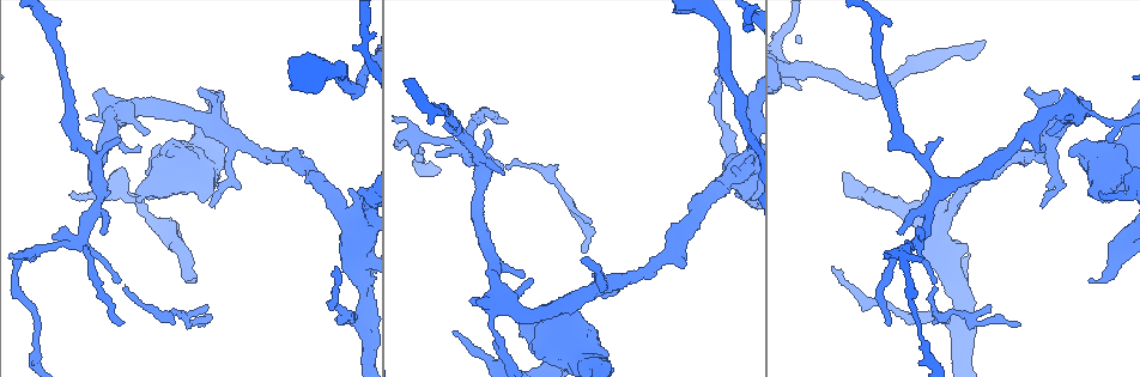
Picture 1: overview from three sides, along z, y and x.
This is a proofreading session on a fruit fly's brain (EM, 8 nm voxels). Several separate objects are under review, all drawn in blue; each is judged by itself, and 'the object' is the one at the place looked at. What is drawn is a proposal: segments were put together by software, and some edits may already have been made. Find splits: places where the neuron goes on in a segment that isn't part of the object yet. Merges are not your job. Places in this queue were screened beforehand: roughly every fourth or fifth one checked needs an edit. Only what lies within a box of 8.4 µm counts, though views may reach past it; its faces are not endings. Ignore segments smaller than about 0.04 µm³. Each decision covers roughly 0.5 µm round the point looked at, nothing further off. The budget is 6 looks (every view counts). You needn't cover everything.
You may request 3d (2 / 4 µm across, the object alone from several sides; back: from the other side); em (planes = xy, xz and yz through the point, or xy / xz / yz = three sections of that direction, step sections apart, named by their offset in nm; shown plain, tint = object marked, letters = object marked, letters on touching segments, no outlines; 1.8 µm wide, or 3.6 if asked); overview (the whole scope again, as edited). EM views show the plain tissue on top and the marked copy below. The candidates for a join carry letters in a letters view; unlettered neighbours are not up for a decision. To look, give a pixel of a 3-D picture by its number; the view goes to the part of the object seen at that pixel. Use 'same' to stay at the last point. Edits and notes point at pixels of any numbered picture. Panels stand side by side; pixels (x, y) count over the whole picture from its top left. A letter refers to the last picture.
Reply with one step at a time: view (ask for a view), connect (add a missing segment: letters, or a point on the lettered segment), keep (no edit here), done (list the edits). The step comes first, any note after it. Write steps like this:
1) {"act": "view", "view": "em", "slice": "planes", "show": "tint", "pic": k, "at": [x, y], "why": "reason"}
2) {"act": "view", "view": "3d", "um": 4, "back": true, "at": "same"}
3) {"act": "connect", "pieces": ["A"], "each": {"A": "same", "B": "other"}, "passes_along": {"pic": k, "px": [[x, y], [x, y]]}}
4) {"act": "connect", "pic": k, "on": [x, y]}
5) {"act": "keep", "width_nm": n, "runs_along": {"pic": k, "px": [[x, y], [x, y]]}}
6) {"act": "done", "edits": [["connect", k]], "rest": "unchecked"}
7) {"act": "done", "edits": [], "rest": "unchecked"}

{"act": "view", "view": "3d", "um": 2, "pic": 1, "at": [1098, 192]}

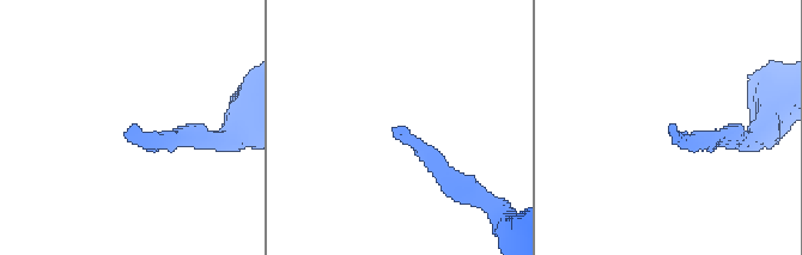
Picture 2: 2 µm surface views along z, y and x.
{"act": "view", "view": "em", "slice": "xz", "step": 8, "show": "tint", "pic": 2, "at": [404, 127]}

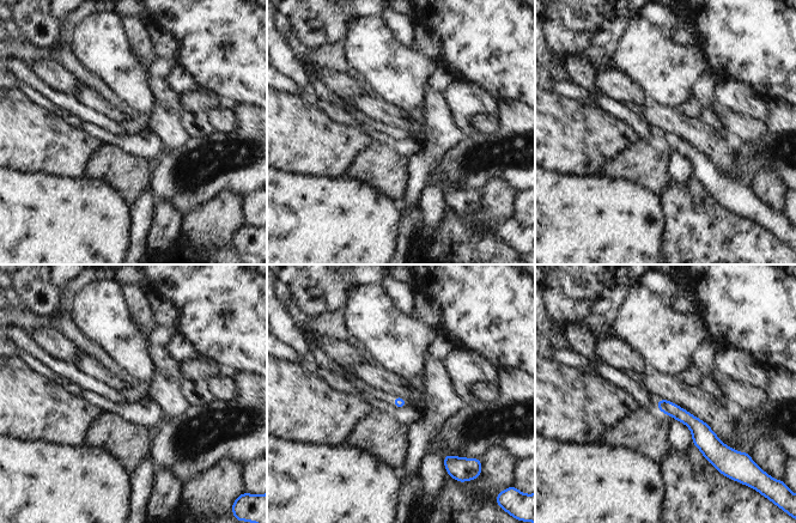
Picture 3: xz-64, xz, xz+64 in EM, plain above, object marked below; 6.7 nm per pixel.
{"act": "view", "view": "em", "slice": "planes", "show": "letters", "at": "same"}

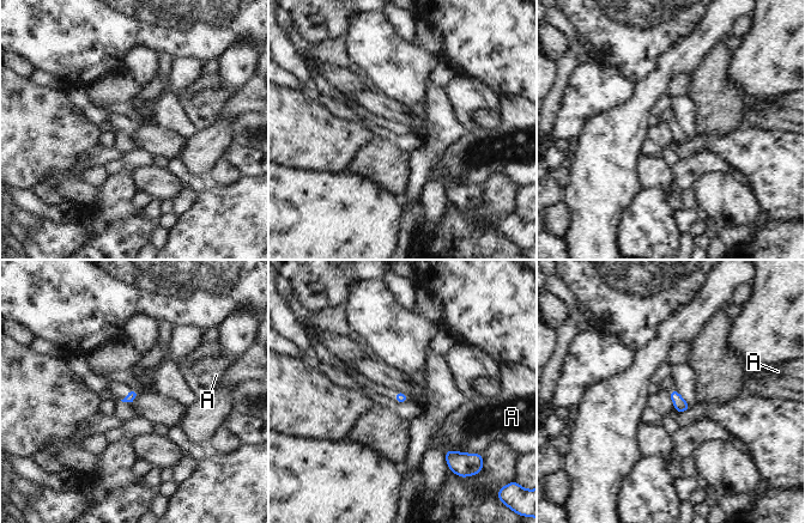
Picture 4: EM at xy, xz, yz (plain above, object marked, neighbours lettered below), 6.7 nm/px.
{"act": "keep", "each": {"A": "other"}, "found": "no lettered segment goes on from it"}

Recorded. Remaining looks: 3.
{"act": "view", "view": "em", "slice": "xz", "step": 16, "show": "tint", "pic": 1, "at": [1066, 94], "why": "thick end"}

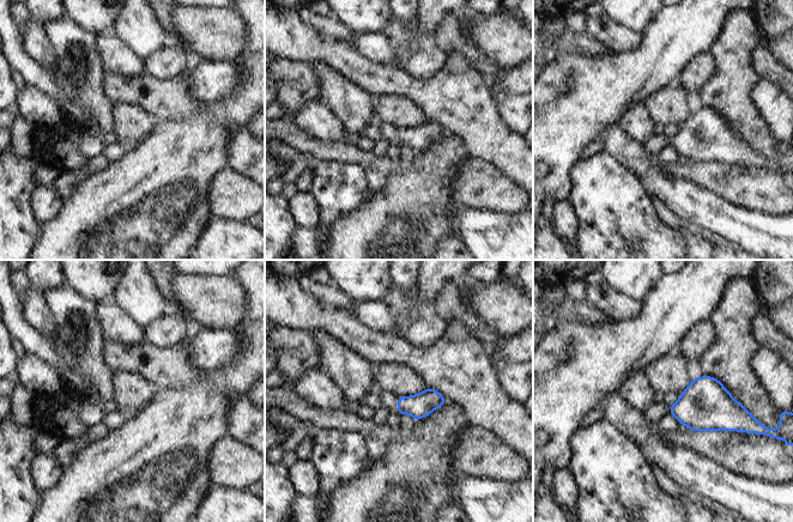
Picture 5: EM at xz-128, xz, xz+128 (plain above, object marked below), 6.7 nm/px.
{"act": "view", "view": "em", "slice": "xz", "step": 16, "show": "letters", "at": "same", "why": "what lies round it"}

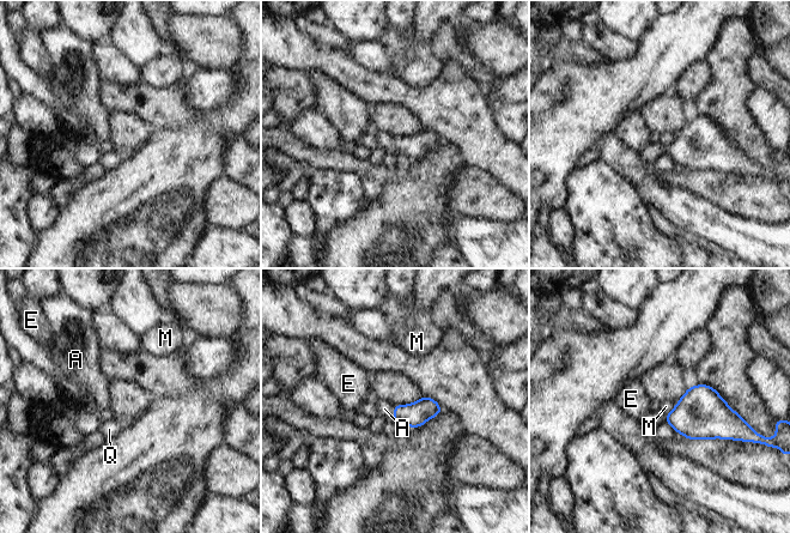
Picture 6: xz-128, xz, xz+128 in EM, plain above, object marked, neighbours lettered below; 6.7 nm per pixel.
{"act": "connect", "pieces": ["A"], "each": {"A": "same", "E": "other", "M": "other", "Q": "other"}, "passes_along": {"pic": 6, "px": [[414, 415], [394, 413], [384, 409]]}, "found": "the neuron continues"}

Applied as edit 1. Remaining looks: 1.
{"act": "view", "view": "em", "um": 3.6, "slice": "planes", "show": "letters", "pic": 1, "at": [166, 156], "why": "branch stops here"}

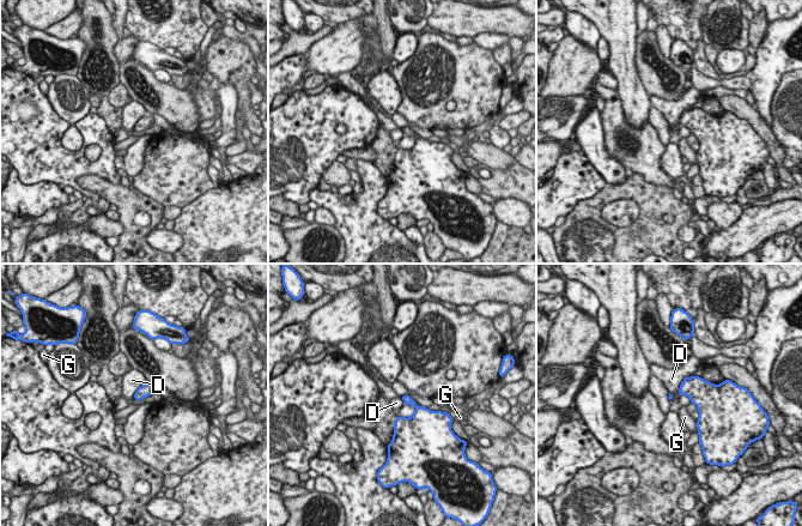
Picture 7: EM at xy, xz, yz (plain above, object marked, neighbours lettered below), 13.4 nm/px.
{"act": "keep", "longest_contact_nm": ["D", 300], "each": {"D": "other", "G": "other"}, "border": {"pic": 7, "px": [[146, 381], [137, 390], [133, 398]]}, "found": "none of them fits"}

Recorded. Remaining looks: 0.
{"act": "done", "edits": [["connect", 6]], "rest": "unchecked"}

